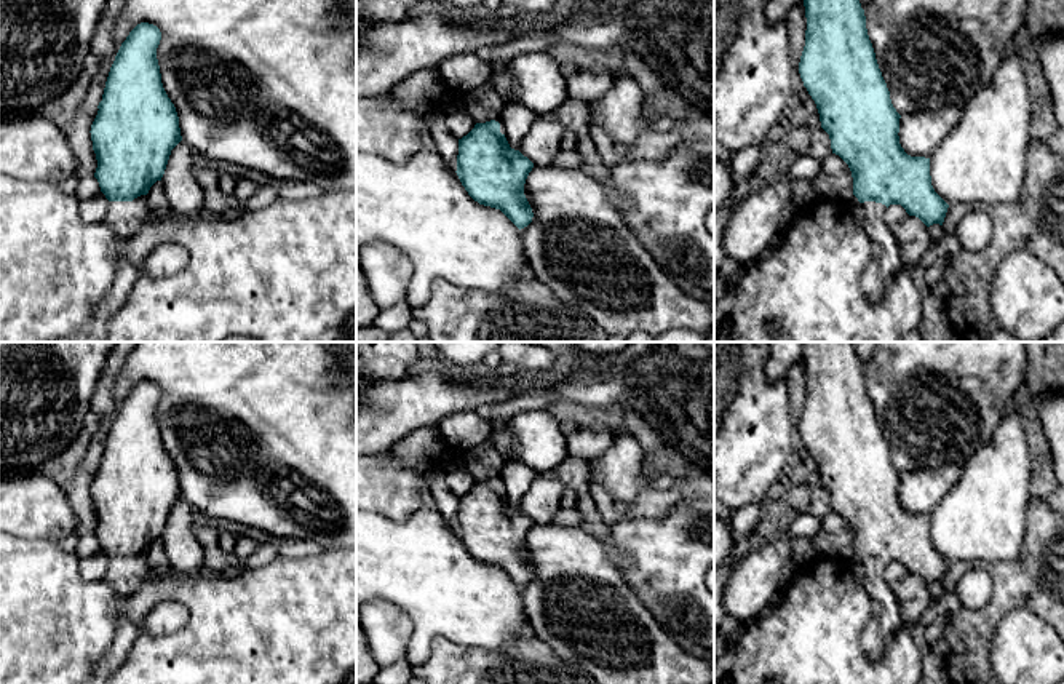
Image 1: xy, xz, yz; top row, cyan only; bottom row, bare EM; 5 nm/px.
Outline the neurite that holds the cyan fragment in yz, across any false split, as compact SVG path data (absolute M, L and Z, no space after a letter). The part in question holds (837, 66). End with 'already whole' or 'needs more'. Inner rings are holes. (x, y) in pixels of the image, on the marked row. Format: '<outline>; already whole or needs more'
M804 0L804 6L807 30L799 74L816 104L821 128L829 134L832 153L852 171L853 195L858 198L852 206L872 241L872 260L864 273L863 289L879 305L903 267L898 241L885 221L887 208L901 205L909 216L930 227L943 225L949 205L931 185L930 158L911 157L899 144L901 115L891 104L879 69L860 0Z; needs more

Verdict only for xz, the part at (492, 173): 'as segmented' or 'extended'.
as segmented

